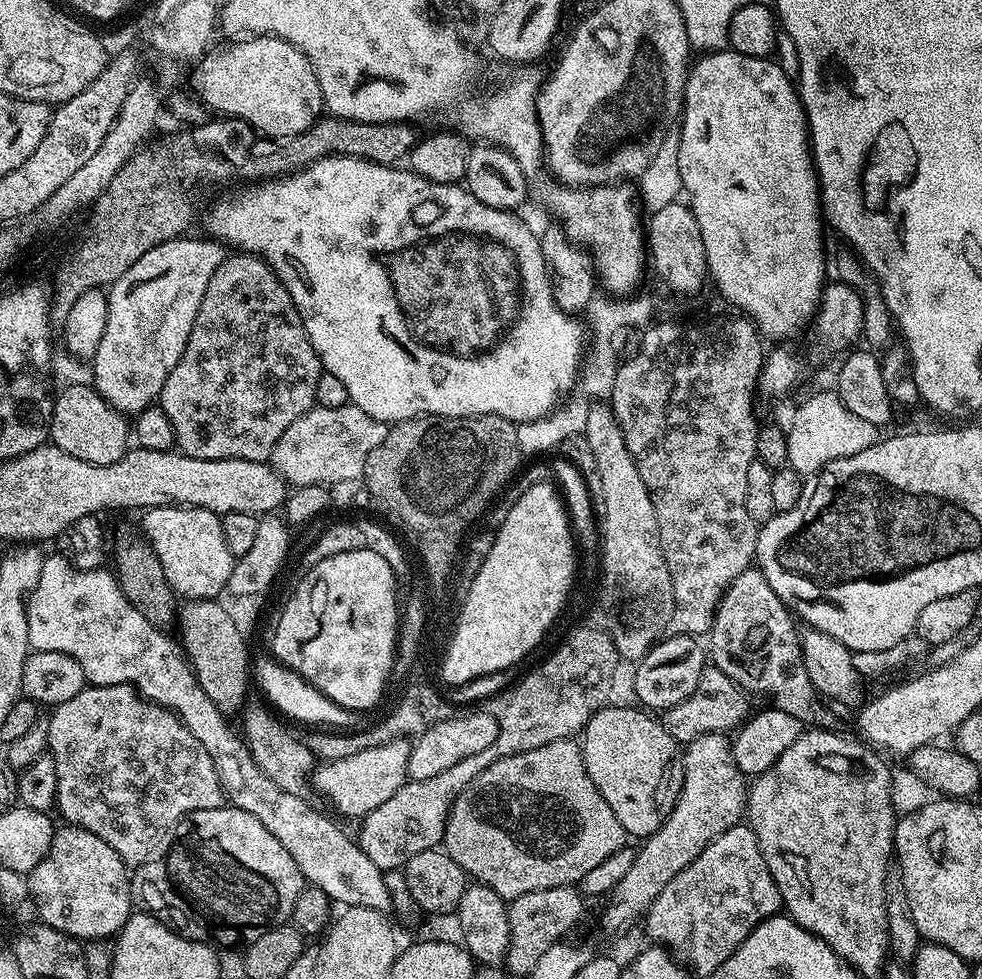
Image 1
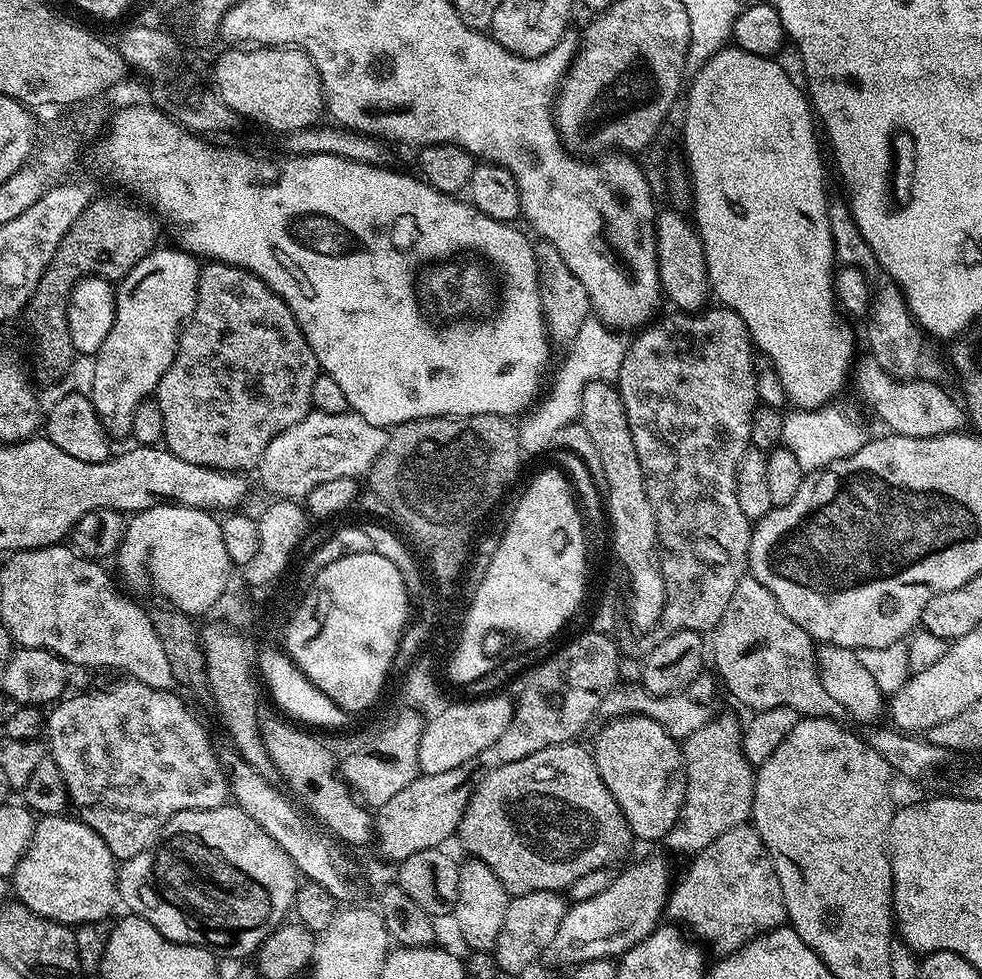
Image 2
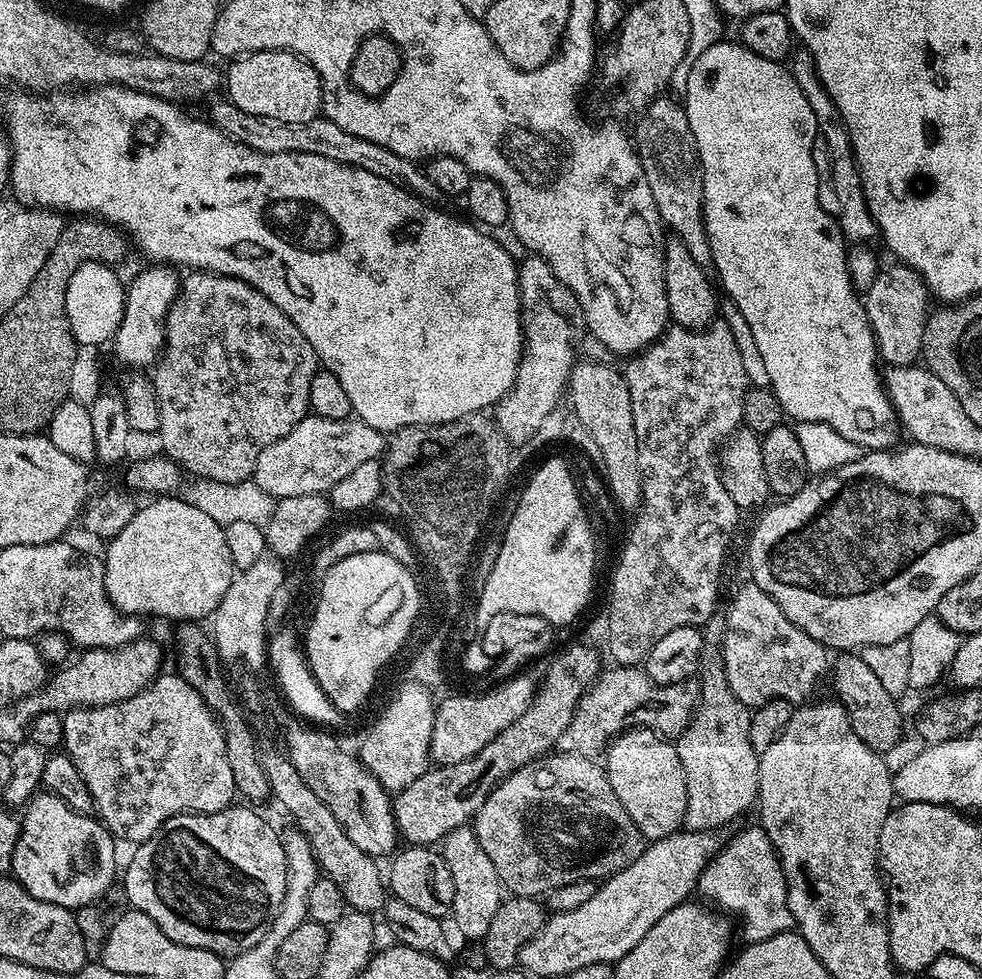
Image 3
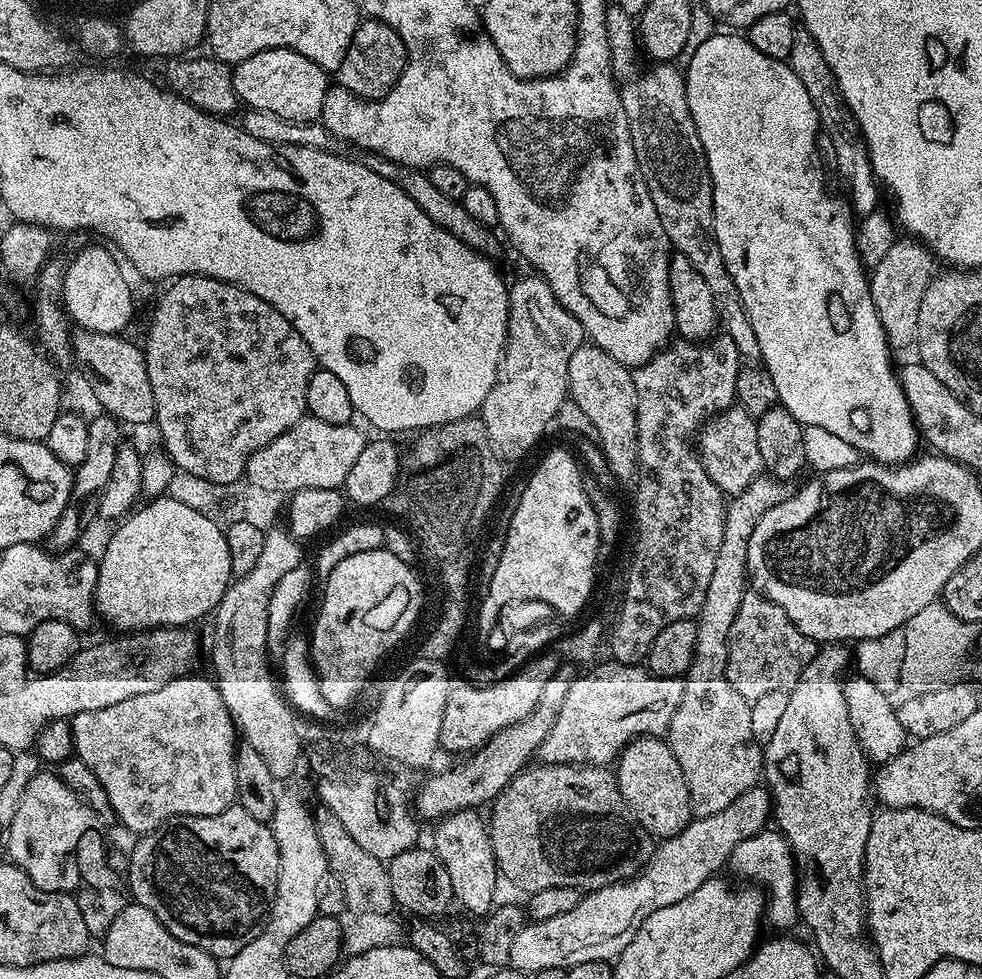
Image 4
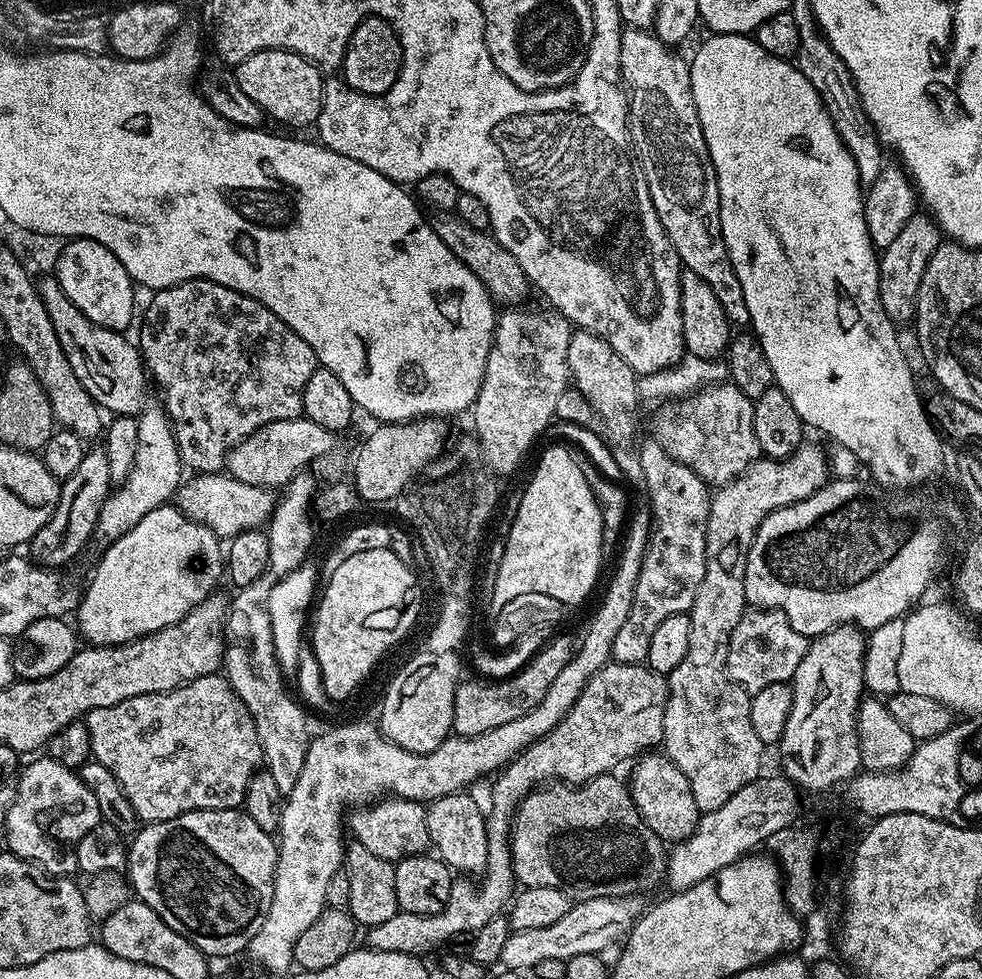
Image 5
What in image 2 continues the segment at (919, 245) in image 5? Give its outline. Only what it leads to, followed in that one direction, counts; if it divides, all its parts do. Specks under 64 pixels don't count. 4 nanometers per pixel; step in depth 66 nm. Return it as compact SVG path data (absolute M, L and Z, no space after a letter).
M888 282L873 295L868 315L868 344L871 359L896 380L913 380L919 377L920 363L924 360L926 333L912 316L903 292L896 284Z

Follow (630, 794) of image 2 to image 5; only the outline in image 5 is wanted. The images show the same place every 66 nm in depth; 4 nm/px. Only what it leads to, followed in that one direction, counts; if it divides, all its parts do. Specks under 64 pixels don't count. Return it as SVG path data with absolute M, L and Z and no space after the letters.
M644 754L635 761L636 769L630 779L632 801L638 814L658 834L658 838L675 845L694 834L702 815L698 802L694 802L694 790L690 790L690 782L669 756L663 754Z

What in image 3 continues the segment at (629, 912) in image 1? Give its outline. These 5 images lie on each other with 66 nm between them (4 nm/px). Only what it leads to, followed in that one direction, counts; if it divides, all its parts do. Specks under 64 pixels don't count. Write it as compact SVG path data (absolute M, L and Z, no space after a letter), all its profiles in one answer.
M713 618L703 625L704 649L700 655L698 679L700 682L700 702L696 706L681 736L675 737L674 743L678 750L678 758L682 762L682 770L686 774L686 814L684 828L689 832L716 832L723 824L742 815L748 807L757 803L758 770L760 757L750 746L750 718L752 712L730 690L724 673L724 655L720 646L724 639L724 621Z

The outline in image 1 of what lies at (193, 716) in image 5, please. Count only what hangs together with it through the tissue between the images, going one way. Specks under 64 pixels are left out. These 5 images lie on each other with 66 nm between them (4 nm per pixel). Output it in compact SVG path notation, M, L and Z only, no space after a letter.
M129 684L85 686L74 698L53 707L50 714L48 752L54 758L58 774L55 811L60 811L64 819L61 821L71 827L98 834L125 864L145 864L150 859L148 851L163 849L177 822L191 812L225 807L214 762L210 762L210 754L206 754L202 742L169 708L146 699Z

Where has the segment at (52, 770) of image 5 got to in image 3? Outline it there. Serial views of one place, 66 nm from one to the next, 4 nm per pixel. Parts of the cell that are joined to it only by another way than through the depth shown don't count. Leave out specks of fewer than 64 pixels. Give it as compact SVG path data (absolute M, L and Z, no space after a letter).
M40 790L28 801L19 821L20 833L12 859L11 875L14 879L27 892L34 894L34 898L54 906L75 910L97 903L101 899L99 896L108 888L103 870L96 868L88 853L88 847L102 832L99 819L78 814L70 810L62 798Z

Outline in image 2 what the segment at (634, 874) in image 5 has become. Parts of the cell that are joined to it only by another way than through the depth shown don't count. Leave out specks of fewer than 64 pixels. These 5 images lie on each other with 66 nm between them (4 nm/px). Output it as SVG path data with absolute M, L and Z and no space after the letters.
M580 742L570 744L559 744L558 746L546 746L546 750L538 750L538 754L530 754L530 758L518 758L518 762L509 762L506 766L498 766L498 770L490 770L486 778L482 778L472 792L470 802L462 814L462 822L458 829L458 841L462 847L468 851L469 857L481 860L502 882L502 886L508 892L509 897L530 894L531 891L552 891L559 893L582 878L582 874L590 874L590 870L602 870L612 868L616 863L631 850L634 845L634 837L618 802L614 802L614 794L606 790L606 782L602 782L602 774L598 774L596 759L593 758L591 751L583 748Z

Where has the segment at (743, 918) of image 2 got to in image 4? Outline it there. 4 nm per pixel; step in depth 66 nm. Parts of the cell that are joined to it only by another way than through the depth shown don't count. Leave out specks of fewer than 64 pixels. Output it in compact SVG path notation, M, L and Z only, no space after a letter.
M763 830L754 834L752 838L746 838L739 842L728 858L727 867L732 868L736 876L741 876L741 881L751 882L759 886L766 893L766 920L772 923L776 928L792 928L795 924L801 923L798 902L796 901L796 892L798 889L798 869L796 867L796 858L792 854L792 847L788 845L788 840L778 830Z

